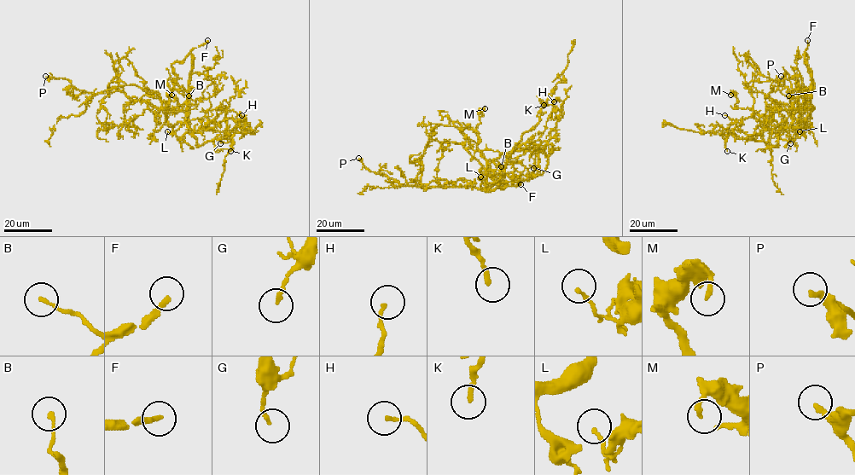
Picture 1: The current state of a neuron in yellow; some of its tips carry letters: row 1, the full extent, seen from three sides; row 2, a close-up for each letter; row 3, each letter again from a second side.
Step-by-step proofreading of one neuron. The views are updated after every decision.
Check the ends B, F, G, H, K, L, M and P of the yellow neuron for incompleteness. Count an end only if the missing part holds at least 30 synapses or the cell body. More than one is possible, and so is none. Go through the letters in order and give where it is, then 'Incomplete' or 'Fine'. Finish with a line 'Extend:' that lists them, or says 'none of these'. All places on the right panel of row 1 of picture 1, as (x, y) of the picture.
B: Place: (788, 95). Fine
F: Place: (807, 40). Incomplete
G: Place: (790, 143). Fine
H: Place: (724, 115). Fine
K: Place: (727, 151). Fine
L: Place: (799, 131). Fine
M: Place: (730, 95). Fine
P: Place: (781, 76). Incomplete
Extend: F, P

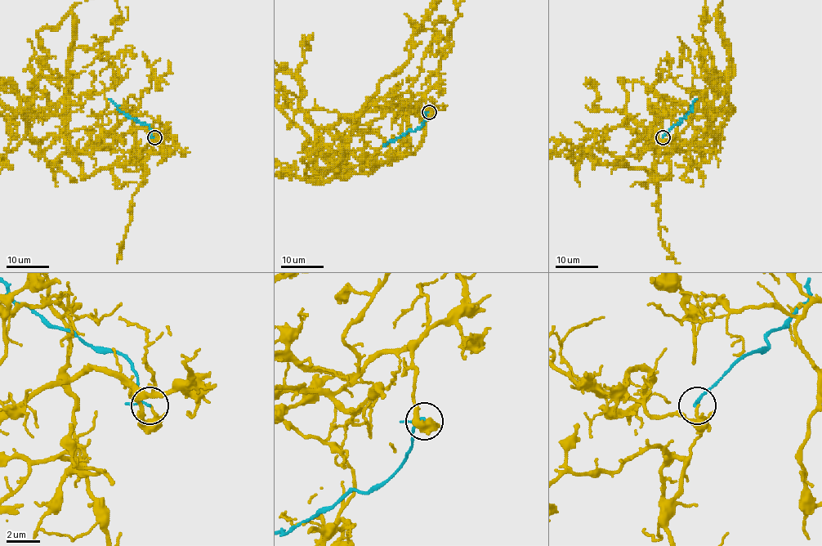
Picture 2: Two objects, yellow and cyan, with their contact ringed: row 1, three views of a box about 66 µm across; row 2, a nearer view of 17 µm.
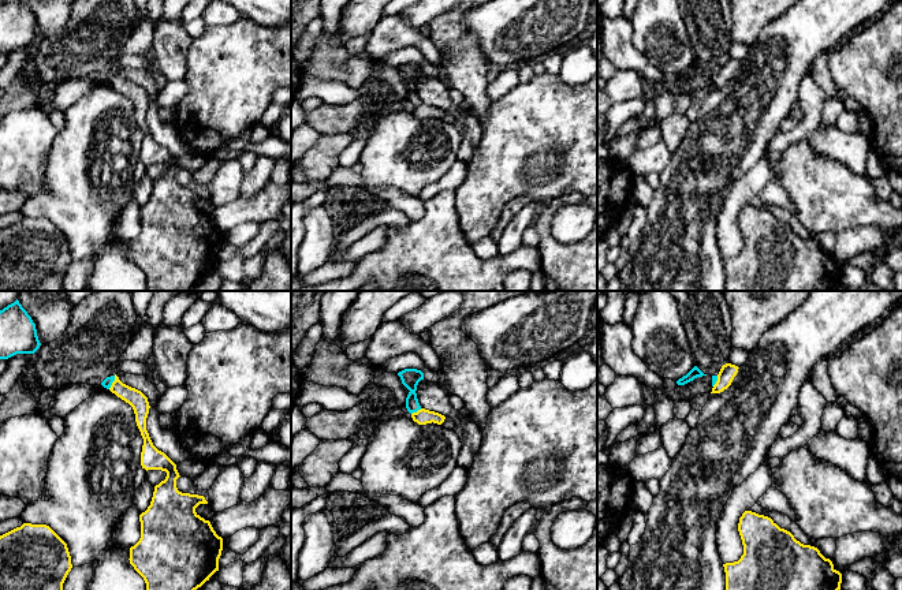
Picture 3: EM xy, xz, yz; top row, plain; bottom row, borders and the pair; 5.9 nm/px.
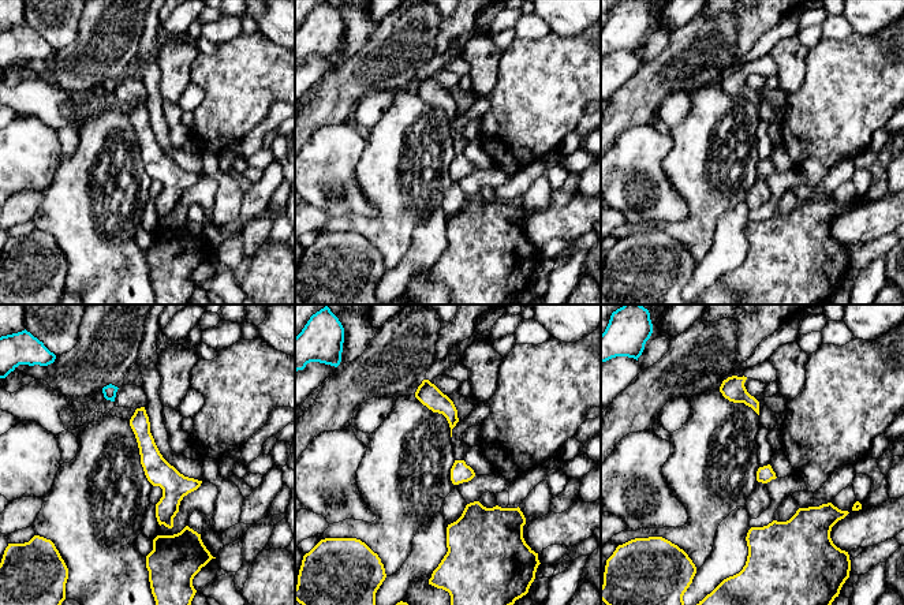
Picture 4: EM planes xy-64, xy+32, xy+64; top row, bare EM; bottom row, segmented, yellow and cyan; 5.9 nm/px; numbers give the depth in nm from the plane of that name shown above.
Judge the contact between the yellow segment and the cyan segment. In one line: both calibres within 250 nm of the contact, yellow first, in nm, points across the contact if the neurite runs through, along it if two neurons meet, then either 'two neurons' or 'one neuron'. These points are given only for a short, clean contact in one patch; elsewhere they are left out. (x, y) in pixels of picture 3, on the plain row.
calibres 100 and 60 nm; border xy (115, 70), (108, 82); two neurons

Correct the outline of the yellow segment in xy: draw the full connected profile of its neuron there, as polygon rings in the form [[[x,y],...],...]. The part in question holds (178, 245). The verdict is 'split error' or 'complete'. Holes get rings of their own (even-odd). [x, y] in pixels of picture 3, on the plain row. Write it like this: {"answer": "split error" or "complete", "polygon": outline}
{"answer": "complete", "polygon": [[[116,68],[109,85],[134,104],[135,116],[144,132],[142,163],[167,167],[165,173],[154,180],[150,199],[139,209],[141,232],[130,242],[130,258],[144,272],[146,291],[190,291],[194,284],[219,265],[223,232],[216,228],[209,214],[195,206],[200,198],[208,198],[205,191],[179,186],[176,173],[180,169],[176,158],[153,139],[146,124],[146,112],[150,102],[148,92],[141,85],[123,78]]]}

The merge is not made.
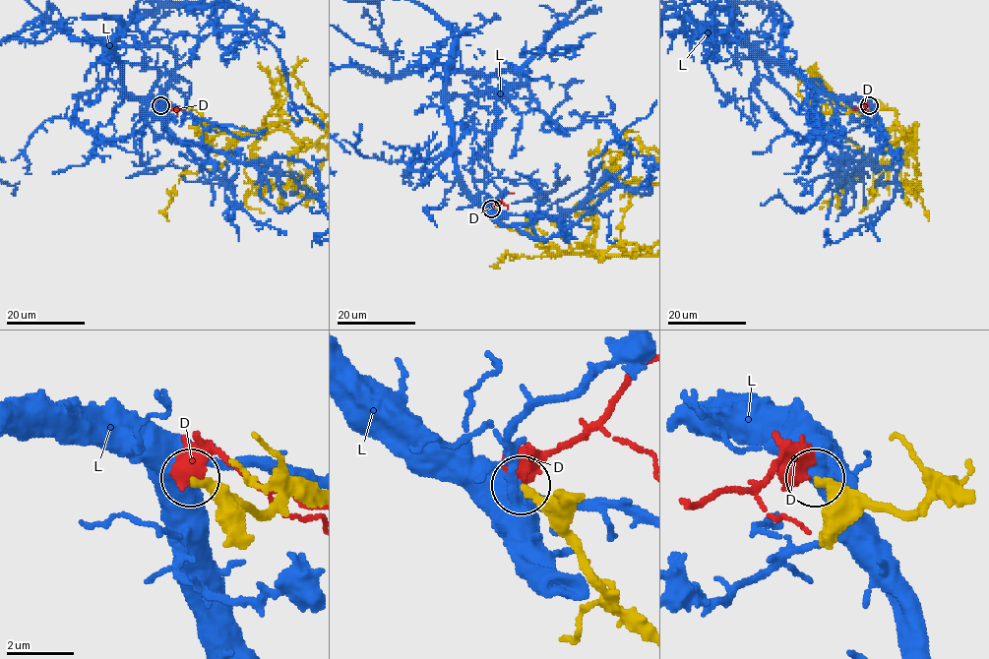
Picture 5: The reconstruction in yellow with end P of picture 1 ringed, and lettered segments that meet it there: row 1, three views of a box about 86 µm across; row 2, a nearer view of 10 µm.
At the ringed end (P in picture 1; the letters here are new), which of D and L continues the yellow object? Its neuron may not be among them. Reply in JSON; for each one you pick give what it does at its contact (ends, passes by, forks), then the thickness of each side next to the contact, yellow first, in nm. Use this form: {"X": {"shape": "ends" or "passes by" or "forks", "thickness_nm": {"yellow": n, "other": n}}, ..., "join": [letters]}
{"join": []}

